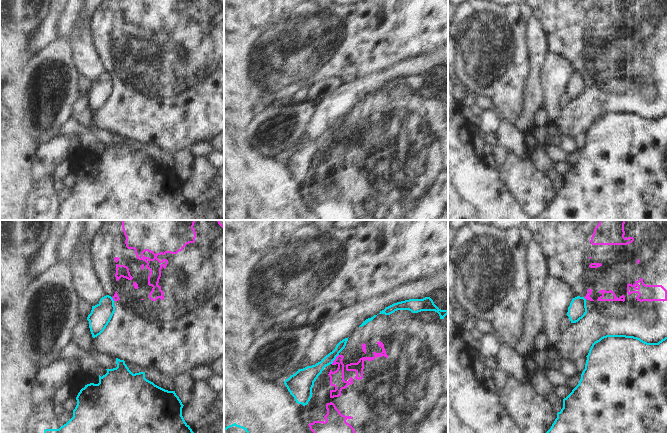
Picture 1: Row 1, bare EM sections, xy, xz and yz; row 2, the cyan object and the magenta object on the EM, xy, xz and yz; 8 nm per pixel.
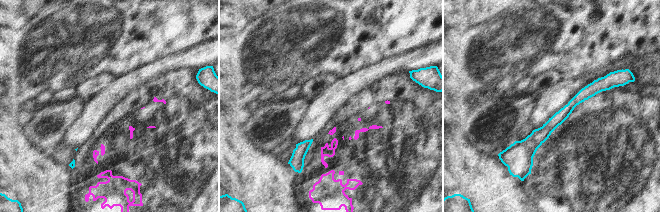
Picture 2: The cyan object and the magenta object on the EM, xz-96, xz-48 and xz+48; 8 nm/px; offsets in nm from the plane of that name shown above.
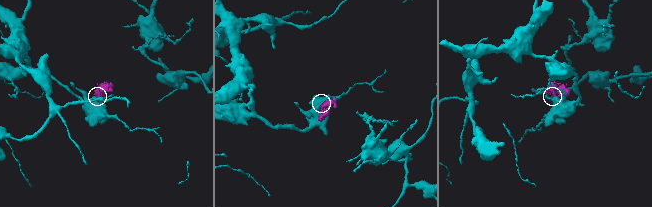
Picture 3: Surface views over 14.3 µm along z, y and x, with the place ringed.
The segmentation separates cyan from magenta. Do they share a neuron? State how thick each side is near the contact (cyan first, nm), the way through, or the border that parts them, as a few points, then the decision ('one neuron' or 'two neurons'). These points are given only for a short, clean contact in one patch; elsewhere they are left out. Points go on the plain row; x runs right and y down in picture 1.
140/110 nm | along xz (338, 130), (331, 139) | two neurons

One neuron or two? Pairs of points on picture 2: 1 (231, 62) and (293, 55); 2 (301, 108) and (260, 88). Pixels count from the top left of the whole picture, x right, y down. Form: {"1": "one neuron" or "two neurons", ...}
{"1": "one neuron", "2": "two neurons"}

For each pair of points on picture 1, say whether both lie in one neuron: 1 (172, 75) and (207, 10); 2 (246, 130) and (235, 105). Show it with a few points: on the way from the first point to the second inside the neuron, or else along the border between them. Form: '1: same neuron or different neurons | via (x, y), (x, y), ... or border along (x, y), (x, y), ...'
1: same neuron | via (176, 59), (176, 41), (191, 26)
2: different neurons | border along (245, 117), (239, 118)

